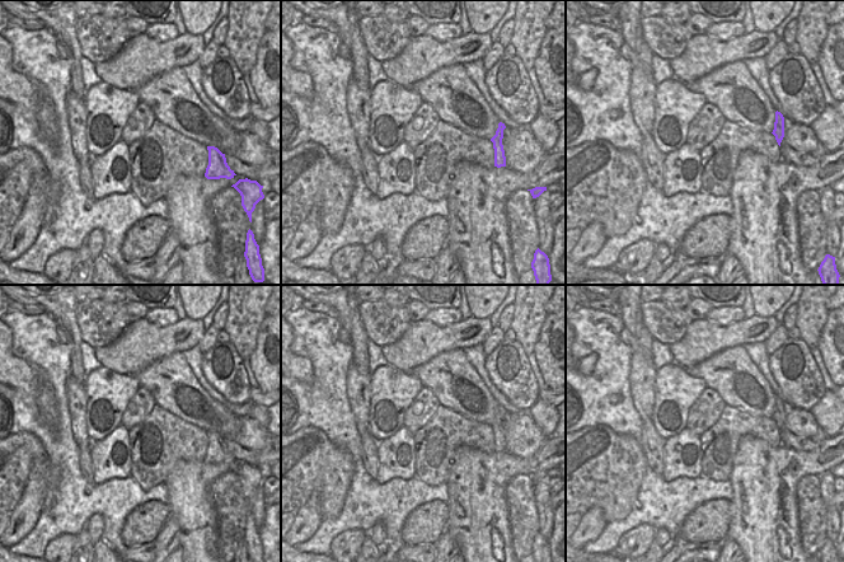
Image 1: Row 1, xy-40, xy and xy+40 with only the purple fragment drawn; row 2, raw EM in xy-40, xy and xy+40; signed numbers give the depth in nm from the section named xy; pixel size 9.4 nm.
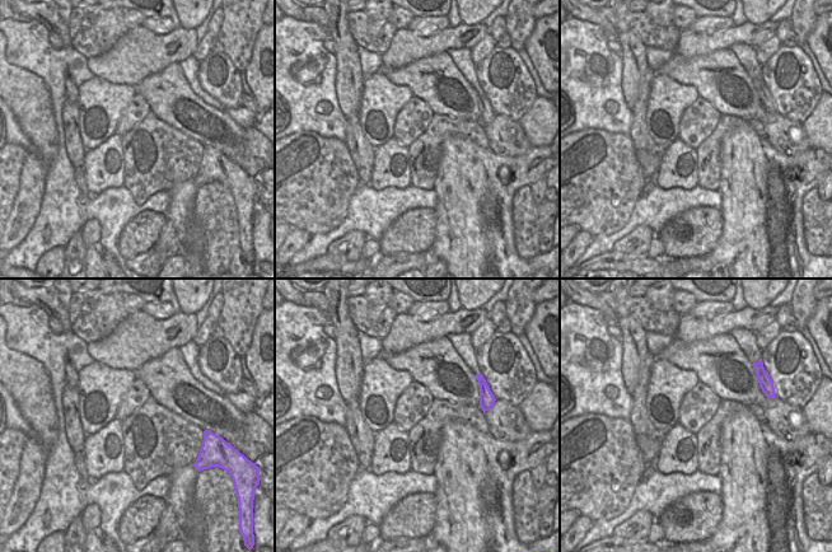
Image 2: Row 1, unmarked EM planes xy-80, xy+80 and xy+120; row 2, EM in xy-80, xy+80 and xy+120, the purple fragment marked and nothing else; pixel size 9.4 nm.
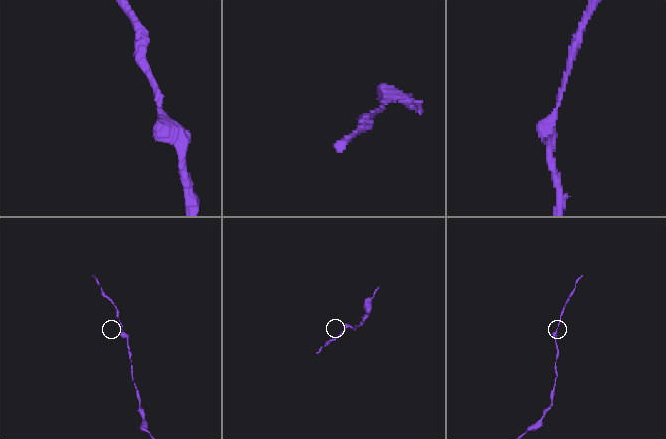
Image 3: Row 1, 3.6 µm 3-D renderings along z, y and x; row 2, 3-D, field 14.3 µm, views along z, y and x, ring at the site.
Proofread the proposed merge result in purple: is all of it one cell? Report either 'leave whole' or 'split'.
leave whole

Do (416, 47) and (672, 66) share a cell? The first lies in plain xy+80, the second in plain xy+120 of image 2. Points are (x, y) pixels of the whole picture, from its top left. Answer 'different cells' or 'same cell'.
different cells

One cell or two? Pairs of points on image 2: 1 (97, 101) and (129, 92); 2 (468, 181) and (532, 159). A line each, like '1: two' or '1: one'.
1: one
2: one

